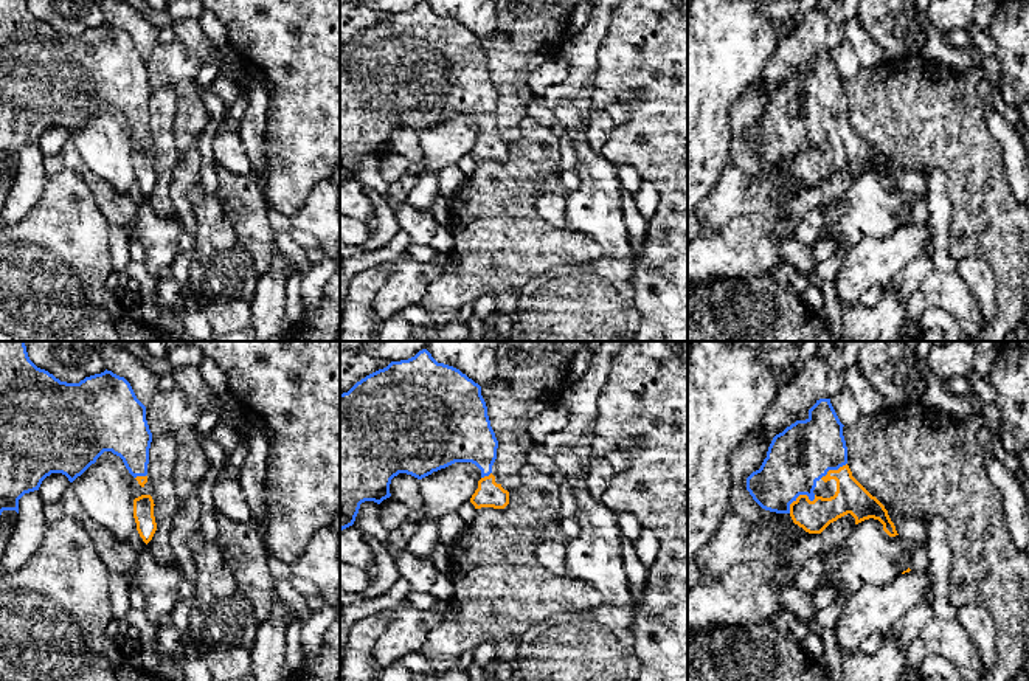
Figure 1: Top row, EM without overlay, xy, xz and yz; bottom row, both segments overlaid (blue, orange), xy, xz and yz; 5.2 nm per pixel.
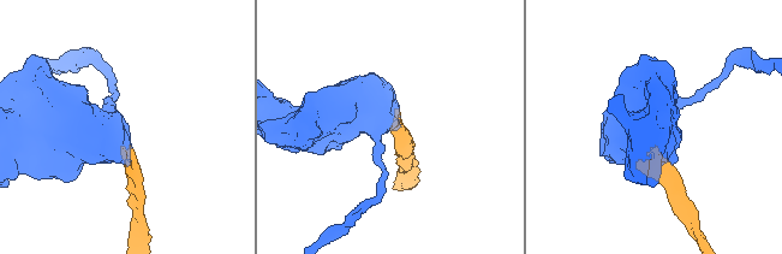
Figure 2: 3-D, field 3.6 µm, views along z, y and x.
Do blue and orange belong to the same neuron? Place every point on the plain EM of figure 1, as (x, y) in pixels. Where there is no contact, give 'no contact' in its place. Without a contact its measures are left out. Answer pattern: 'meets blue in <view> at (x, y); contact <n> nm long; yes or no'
meets blue in yz at (800, 146); contact 170 nm long; yes

